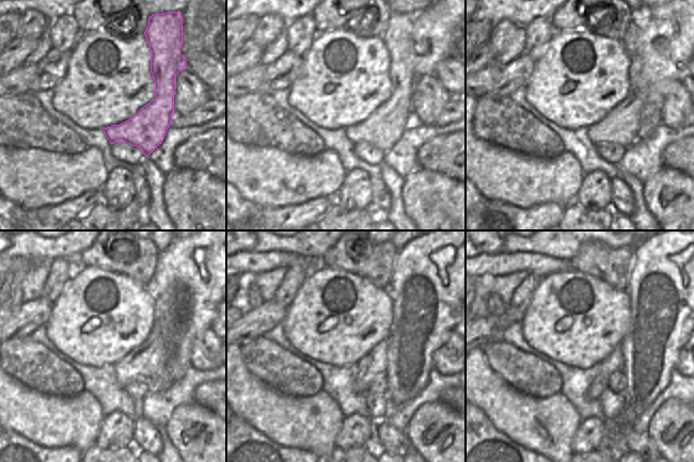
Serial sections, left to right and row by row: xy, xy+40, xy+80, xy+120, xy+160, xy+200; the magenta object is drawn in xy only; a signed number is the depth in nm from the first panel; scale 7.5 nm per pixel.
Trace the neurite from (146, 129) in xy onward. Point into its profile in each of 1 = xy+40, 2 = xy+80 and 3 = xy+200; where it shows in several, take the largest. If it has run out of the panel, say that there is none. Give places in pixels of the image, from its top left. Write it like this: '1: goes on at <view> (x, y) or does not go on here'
1: goes on at xy+40 (385, 126)
2: goes on at xy+80 (621, 125)
3: goes on at xy+200 (614, 362)

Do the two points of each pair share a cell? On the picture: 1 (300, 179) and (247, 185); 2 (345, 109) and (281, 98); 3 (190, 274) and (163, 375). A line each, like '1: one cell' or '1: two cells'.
1: one cell
2: two cells
3: one cell

